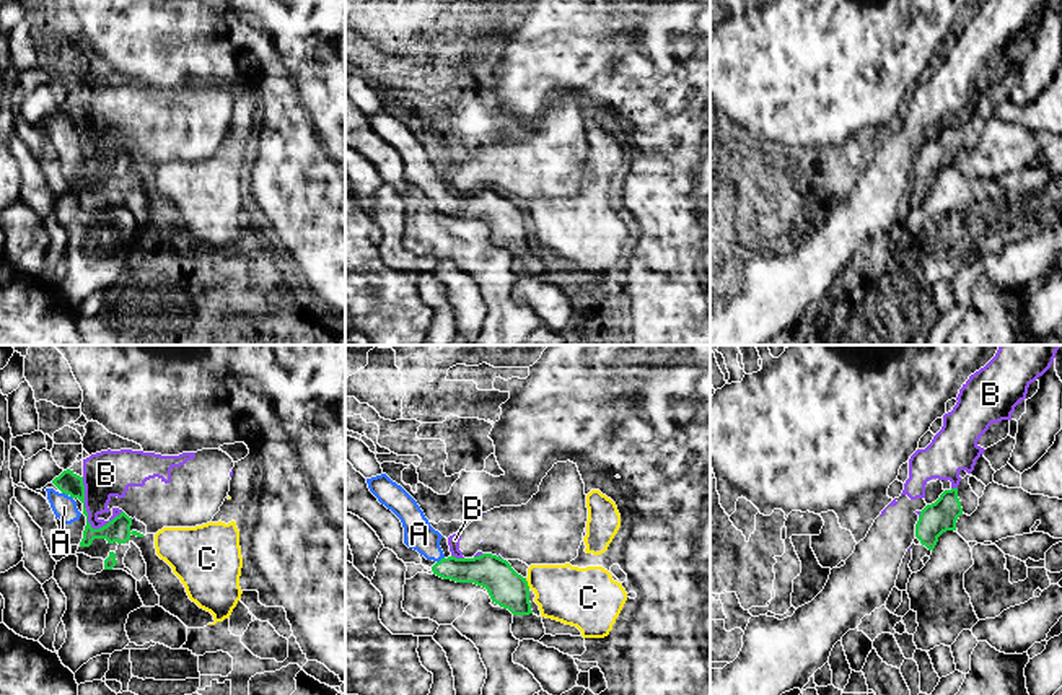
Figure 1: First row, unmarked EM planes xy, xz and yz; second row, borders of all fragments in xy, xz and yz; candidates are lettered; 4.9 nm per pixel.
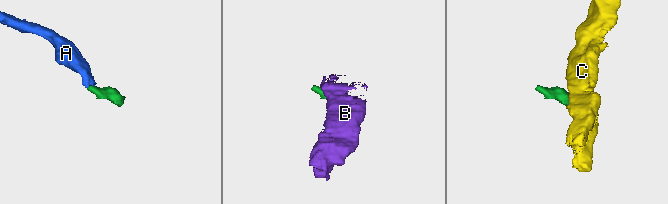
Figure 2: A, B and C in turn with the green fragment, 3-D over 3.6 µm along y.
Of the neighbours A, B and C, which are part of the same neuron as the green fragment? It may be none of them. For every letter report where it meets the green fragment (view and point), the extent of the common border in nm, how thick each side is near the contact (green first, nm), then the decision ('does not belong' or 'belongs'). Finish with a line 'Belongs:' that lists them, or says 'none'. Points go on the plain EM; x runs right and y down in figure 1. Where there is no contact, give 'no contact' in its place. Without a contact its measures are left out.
A: meets green in xz at (442, 194); contact 50 nm long; 170 nm thick on the green side, 150 nm on the other; belongs
B: meets green in xy at (83, 140); contact 280 nm long; 120 nm thick on the green side, 220 nm on the other; does not belong
C: meets green in xz at (526, 218); contact 60 nm long; 180 nm thick on the green side, 280 nm on the other; does not belong
Belongs: A

